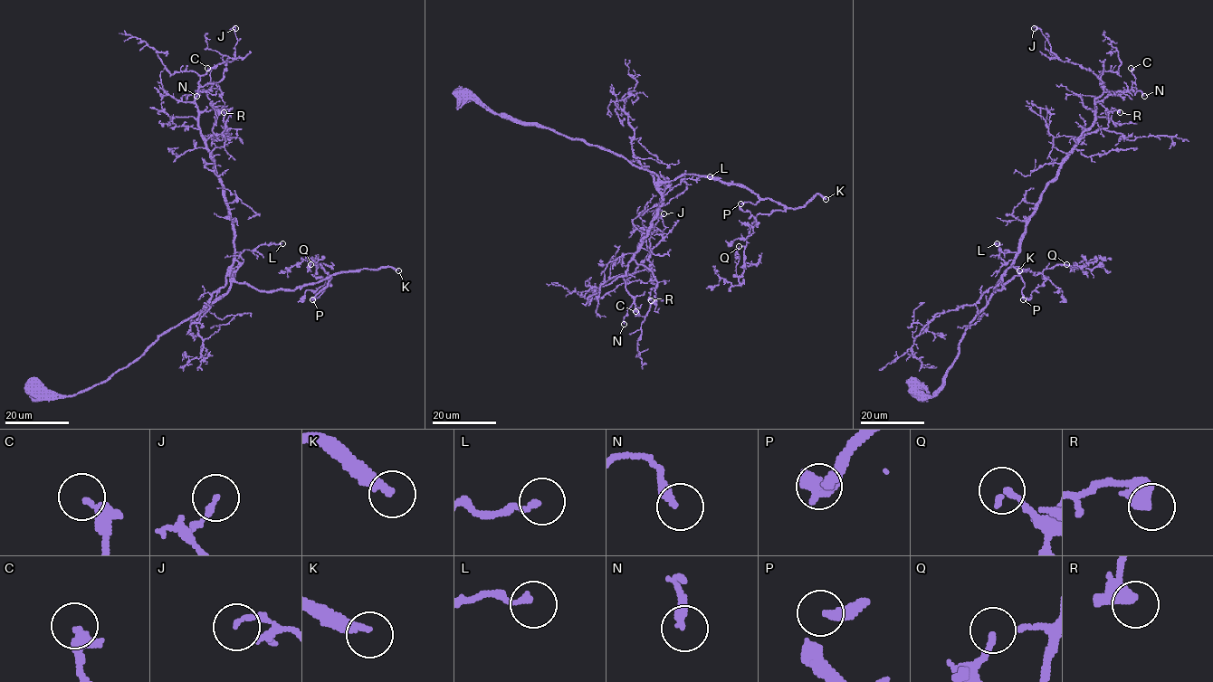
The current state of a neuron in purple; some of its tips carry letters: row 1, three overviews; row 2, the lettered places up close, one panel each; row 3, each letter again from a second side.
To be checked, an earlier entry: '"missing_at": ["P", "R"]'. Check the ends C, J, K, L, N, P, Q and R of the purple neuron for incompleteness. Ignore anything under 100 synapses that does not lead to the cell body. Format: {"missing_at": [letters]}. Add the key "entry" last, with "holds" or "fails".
{"missing_at": ["K", "P"], "entry": "fails"}

